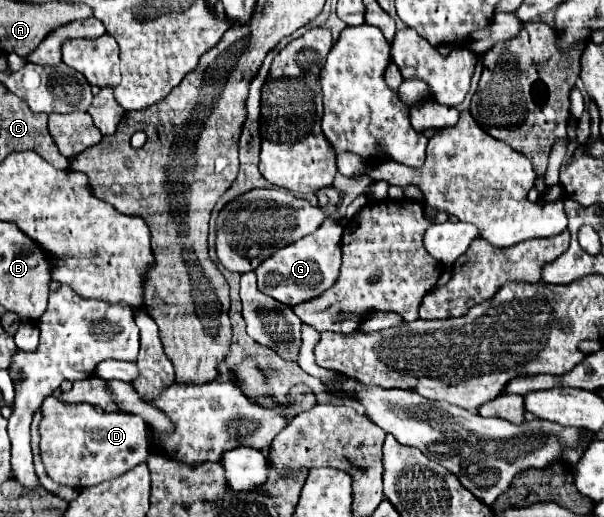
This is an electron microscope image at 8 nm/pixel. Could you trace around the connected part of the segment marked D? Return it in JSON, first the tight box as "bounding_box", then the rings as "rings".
{"bounding_box":[39,397,149,487],"rings":[[[47,397],[41,405],[41,423],[39,423],[39,457],[41,463],[45,465],[47,475],[69,487],[89,487],[89,485],[99,485],[103,481],[115,479],[135,465],[143,463],[149,455],[149,437],[147,437],[147,425],[141,417],[129,415],[129,413],[101,413],[101,409],[93,409],[93,405],[65,405],[63,401],[57,401],[55,397]]]}

